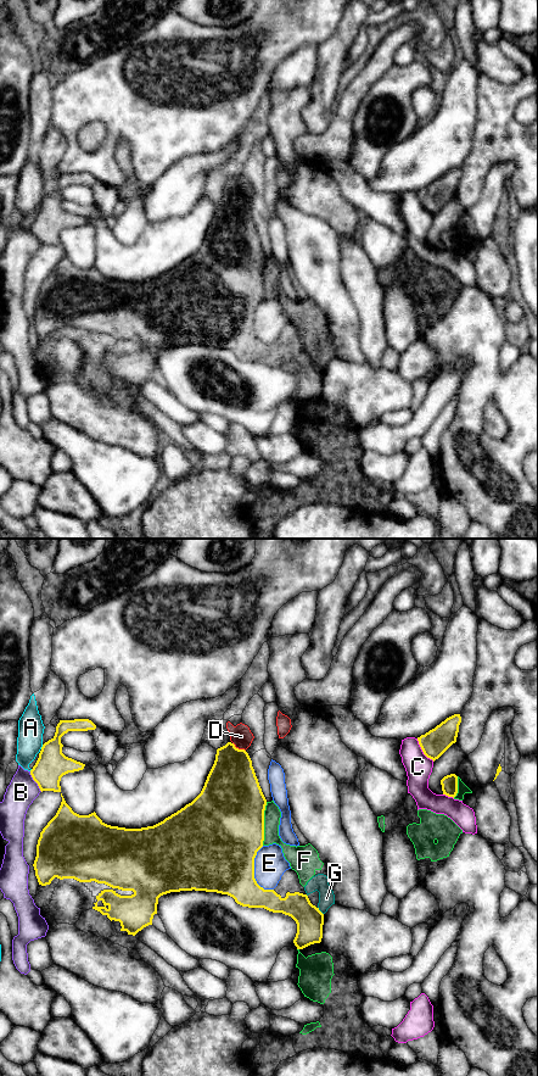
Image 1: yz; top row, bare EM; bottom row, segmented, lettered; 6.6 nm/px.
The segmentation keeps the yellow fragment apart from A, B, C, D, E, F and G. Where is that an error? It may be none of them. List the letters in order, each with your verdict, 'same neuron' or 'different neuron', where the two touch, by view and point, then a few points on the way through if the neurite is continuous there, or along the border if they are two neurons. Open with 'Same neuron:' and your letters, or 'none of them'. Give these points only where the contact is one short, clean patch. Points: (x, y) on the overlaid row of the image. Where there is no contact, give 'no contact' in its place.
Same neuron: D
A: different neuron; meets yellow in yz at (41, 747)
B: different neuron; meets yellow in yz at (34, 780); border along yz (29, 771), (41, 791)
C: different neuron; meets yellow in yz at (422, 751)
D: same neuron; meets yellow in yz at (237, 748); runs through yz (231, 785), (233, 756), (237, 748), (241, 736)
E: different neuron; meets yellow in yz at (253, 873)
F: different neuron; meets yellow in yz at (263, 824)
G: different neuron; meets yellow in yz at (319, 910); border along yz (318, 907), (323, 914)

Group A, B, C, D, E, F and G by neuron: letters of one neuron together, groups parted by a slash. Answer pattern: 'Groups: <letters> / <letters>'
Groups: A / B / C / D / E / F G

